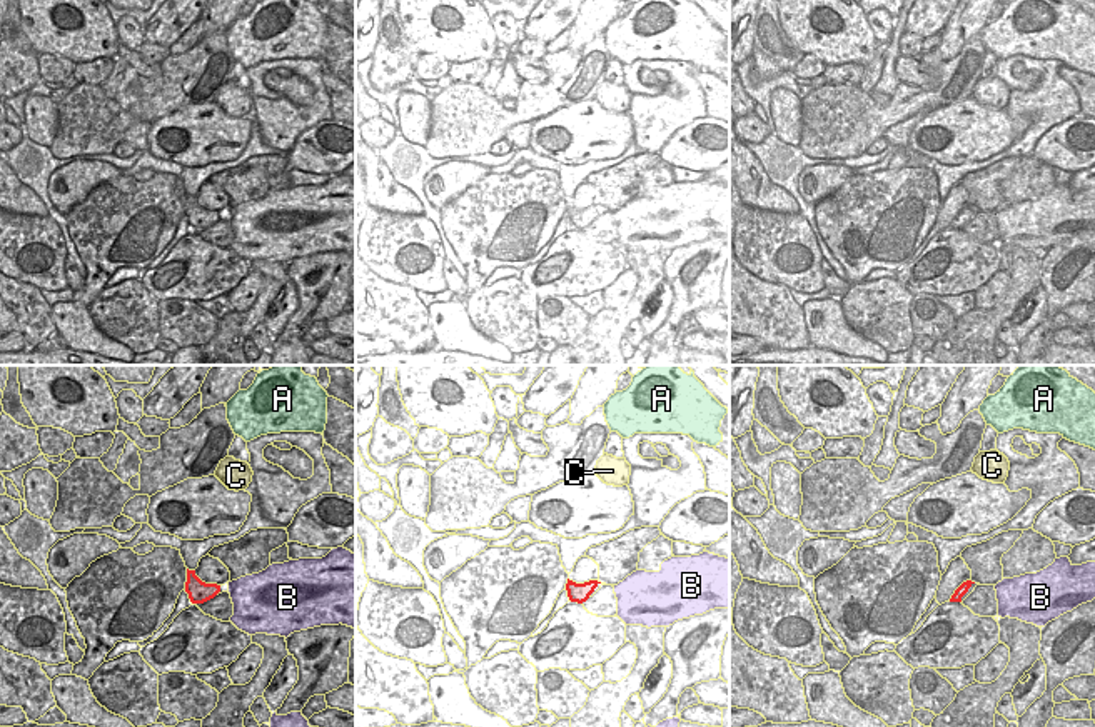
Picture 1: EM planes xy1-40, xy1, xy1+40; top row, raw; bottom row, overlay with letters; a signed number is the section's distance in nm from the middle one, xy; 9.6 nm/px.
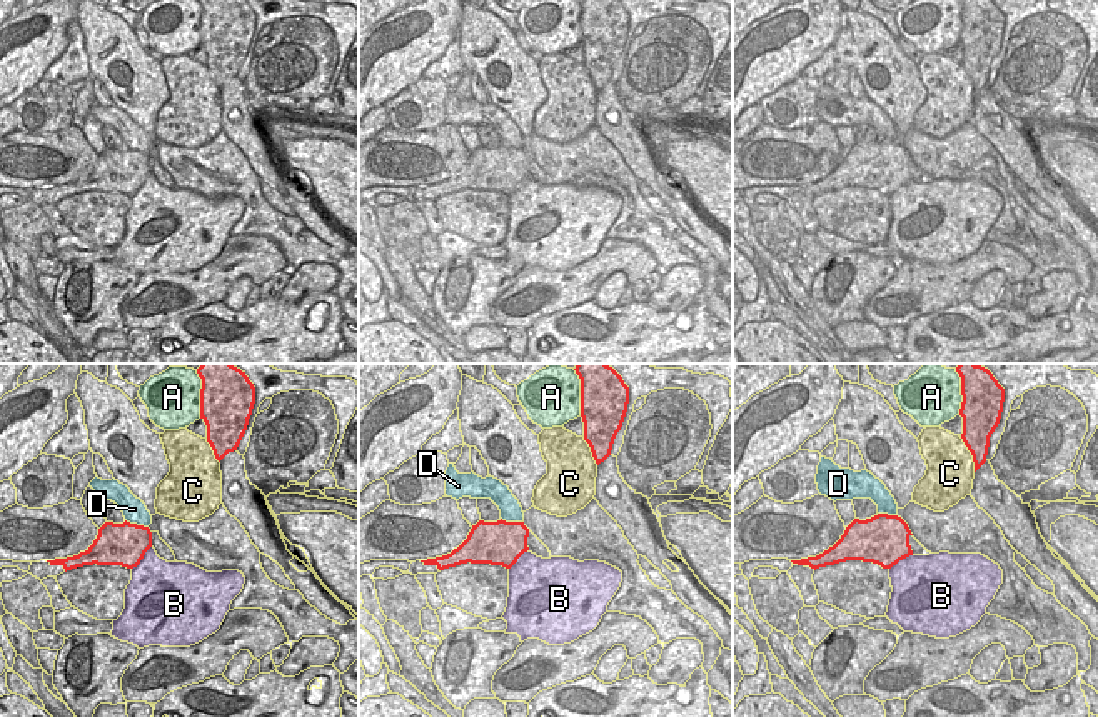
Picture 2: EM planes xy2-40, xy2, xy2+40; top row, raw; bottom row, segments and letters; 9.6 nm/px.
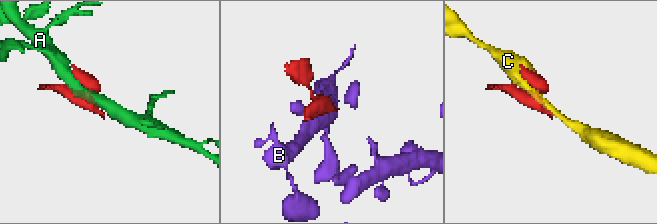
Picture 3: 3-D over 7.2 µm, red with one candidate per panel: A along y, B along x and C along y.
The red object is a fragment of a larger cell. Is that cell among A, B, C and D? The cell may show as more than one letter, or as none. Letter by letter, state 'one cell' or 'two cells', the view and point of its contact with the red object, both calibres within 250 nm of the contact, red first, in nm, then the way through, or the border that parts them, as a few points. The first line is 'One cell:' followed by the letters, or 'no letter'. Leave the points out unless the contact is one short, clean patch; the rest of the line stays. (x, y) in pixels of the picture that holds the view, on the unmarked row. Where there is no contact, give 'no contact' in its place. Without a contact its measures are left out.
One cell: no letter
A: two cells; meets red in xy2-40 at (201, 22); 500 nm thick on the red side, 480 nm on the other
B: two cells; meets red in xy2-40 at (142, 184); 420 nm thick on the red side, 420 nm on the other
C: two cells; meets red in xy2+40 at (972, 80); 280 nm thick on the red side, 440 nm on the other
D: two cells; meets red in xy2-40 at (135, 150); 420 nm thick on the red side, 220 nm on the other; border along xy2-40 (125, 145), (147, 154)

